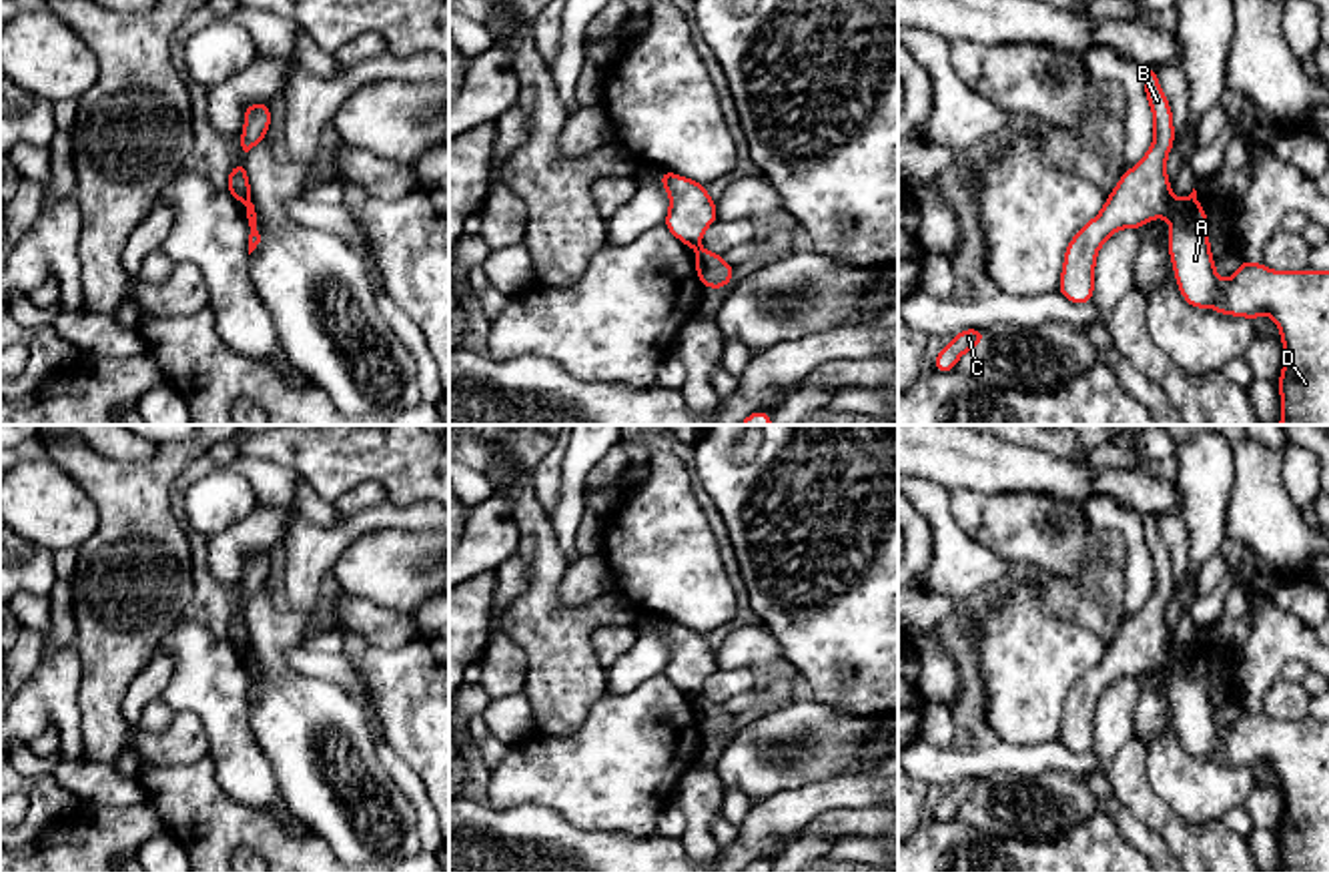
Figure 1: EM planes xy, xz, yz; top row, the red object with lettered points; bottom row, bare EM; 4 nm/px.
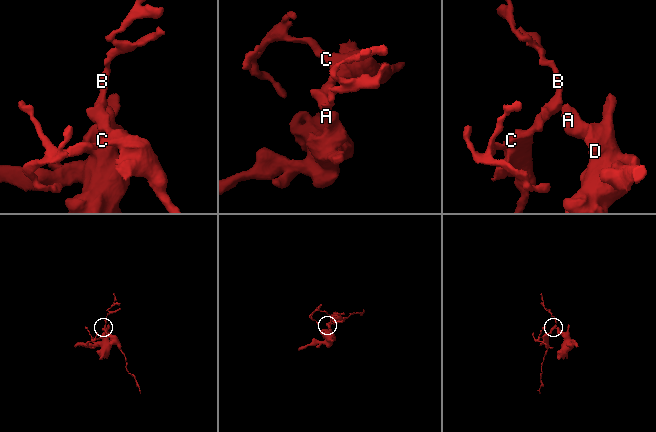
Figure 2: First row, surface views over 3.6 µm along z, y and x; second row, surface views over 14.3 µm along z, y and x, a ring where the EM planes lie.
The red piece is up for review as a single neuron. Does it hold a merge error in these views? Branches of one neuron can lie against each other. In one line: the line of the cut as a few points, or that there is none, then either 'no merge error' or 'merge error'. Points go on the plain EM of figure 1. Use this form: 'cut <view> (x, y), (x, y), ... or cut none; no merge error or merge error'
cut yz (1171, 646), (1169, 658), (1163, 664); merge error

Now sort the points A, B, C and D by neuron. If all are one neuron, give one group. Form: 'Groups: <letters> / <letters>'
Groups: A D / B C

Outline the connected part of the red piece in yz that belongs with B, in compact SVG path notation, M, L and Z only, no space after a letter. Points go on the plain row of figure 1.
M1143 515L1145 543L1153 559L1153 593L1106 645L1102 660L1068 692L1058 742L1074 754L1092 750L1098 698L1119 678L1139 680L1147 670L1165 666L1171 651L1167 605L1175 591L1171 553L1157 529L1155 515Z

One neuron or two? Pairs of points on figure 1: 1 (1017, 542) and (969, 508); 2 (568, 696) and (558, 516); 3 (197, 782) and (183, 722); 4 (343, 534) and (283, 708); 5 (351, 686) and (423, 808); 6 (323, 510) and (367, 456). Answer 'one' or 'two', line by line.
1: one
2: two
3: two
4: one
5: one
6: two

